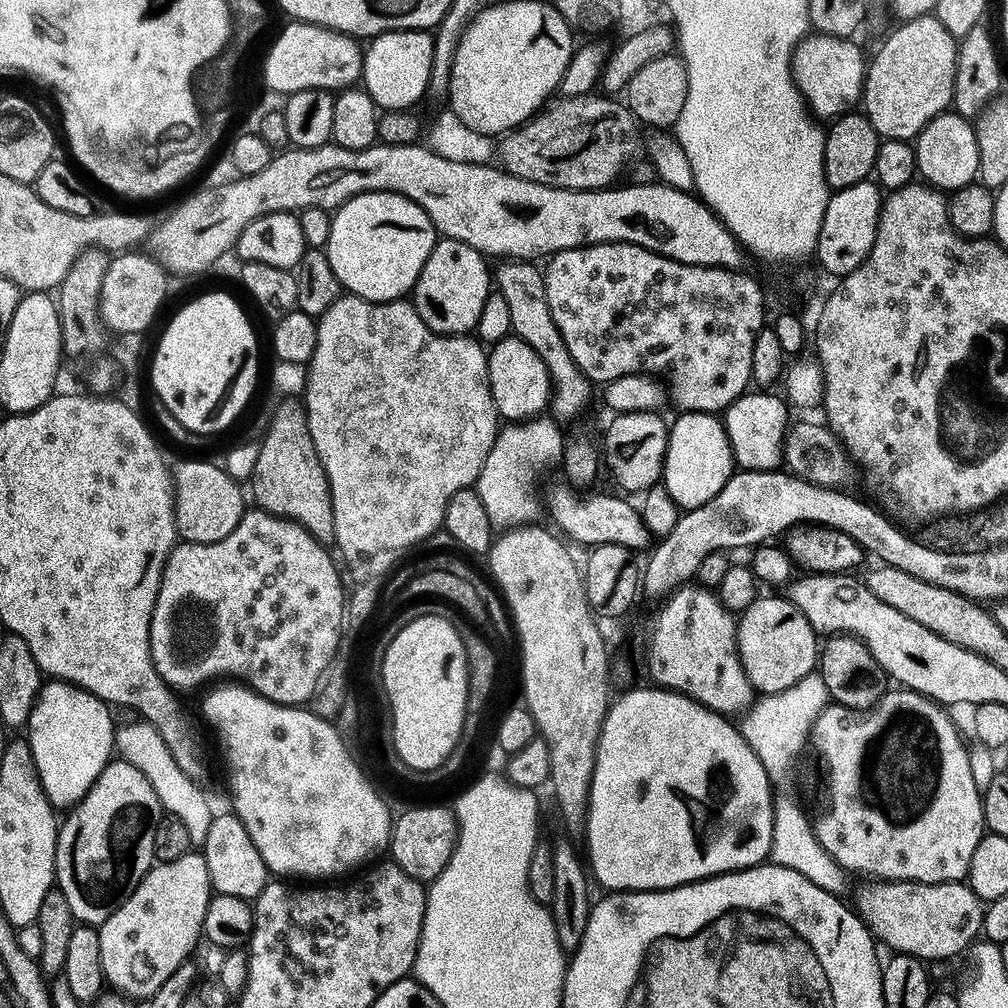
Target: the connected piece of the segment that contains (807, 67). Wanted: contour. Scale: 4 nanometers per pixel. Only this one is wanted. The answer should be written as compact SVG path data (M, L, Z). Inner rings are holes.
M809 34L796 47L796 55L792 57L794 79L813 117L828 122L853 111L861 103L866 56L864 60L864 52L856 42L843 36Z

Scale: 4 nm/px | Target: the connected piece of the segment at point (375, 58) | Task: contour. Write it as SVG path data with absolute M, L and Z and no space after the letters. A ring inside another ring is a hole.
M405 30L402 32L381 32L379 36L371 37L369 48L364 52L364 70L362 84L371 92L373 100L384 110L408 110L412 103L428 91L428 79L432 73L432 51L434 36L428 30Z

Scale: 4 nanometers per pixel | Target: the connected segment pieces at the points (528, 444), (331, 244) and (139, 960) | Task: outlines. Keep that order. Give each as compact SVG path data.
M541 414L531 420L521 420L501 427L496 434L496 441L482 466L482 474L476 479L474 489L482 505L486 508L489 518L496 526L524 526L542 512L542 500L536 497L536 479L543 468L561 463L561 456L566 443L565 437L560 437L561 425L551 415Z
M364 192L335 209L326 251L345 293L383 302L411 293L437 239L436 227L413 200L396 192Z
M189 850L182 854L182 858L174 858L174 862L153 863L142 882L138 882L134 894L130 894L130 898L126 898L126 902L122 902L122 906L118 906L118 910L98 926L107 987L133 1002L149 1001L166 978L192 956L196 943L201 943L206 910L213 895L206 858L199 851Z

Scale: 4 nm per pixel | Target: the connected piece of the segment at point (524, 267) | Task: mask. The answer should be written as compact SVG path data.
M500 262L494 268L494 284L506 298L506 306L510 309L510 326L519 340L524 340L542 358L552 382L550 412L557 421L572 420L592 400L593 381L588 379L566 350L566 342L562 342L562 334L558 334L558 326L554 326L554 314L550 314L550 302L546 302L546 286L544 273L532 262Z

